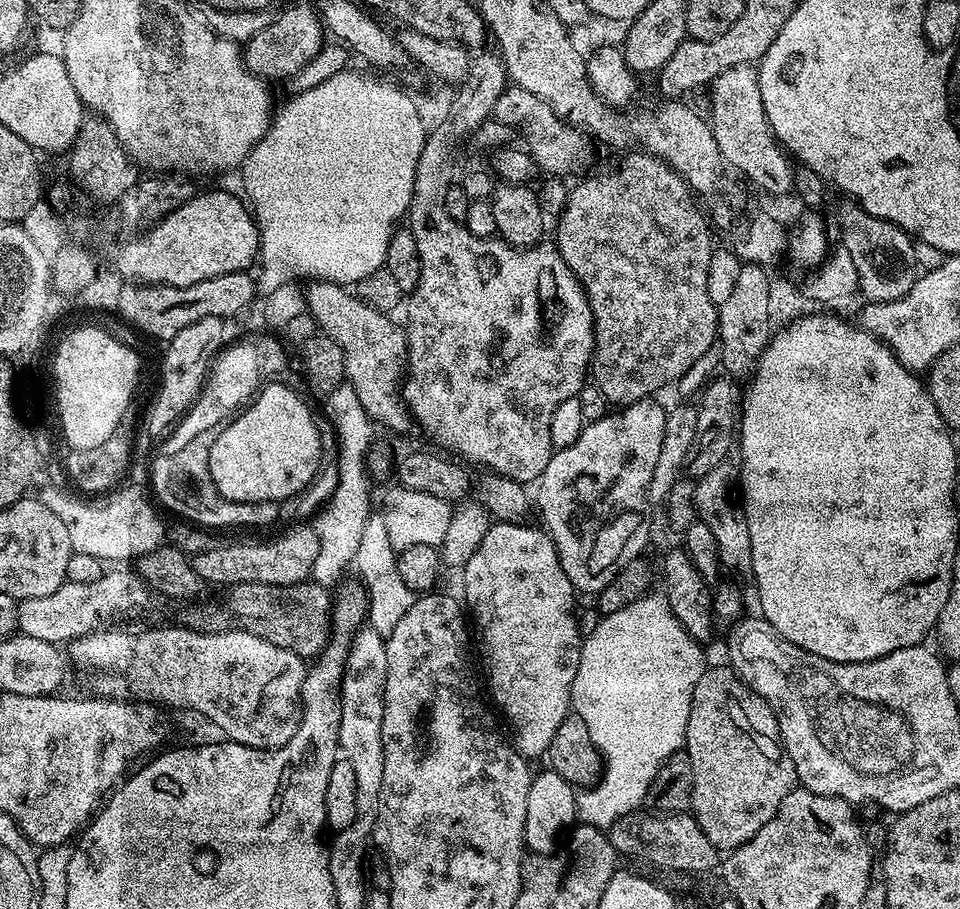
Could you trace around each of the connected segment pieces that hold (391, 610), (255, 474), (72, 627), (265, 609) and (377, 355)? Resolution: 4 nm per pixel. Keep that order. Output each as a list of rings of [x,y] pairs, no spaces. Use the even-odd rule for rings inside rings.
[[[372,514],[365,522],[362,538],[359,539],[354,568],[360,571],[360,580],[364,583],[362,588],[366,593],[366,609],[368,608],[369,618],[367,621],[371,628],[378,630],[387,638],[394,630],[394,626],[402,622],[402,614],[410,610],[414,593],[406,586],[406,582],[402,582],[402,574],[398,568],[398,554],[390,546],[383,515]]]
[[[269,382],[239,415],[229,419],[215,433],[216,441],[211,441],[208,450],[210,478],[223,496],[242,503],[262,503],[264,500],[288,502],[311,482],[318,470],[320,446],[313,409],[304,405],[302,396],[281,382]]]
[[[108,570],[108,571],[105,571],[104,576],[102,578],[98,578],[98,582],[65,582],[65,584],[63,584],[62,586],[58,586],[58,590],[54,590],[54,594],[46,594],[46,598],[30,598],[29,600],[19,601],[19,604],[18,604],[18,628],[19,628],[19,631],[21,633],[23,633],[23,635],[25,635],[25,636],[33,636],[34,638],[42,638],[42,642],[50,642],[51,644],[60,646],[60,645],[63,645],[65,642],[69,642],[74,639],[82,638],[83,635],[90,635],[92,632],[100,630],[102,628],[102,626],[111,625],[113,622],[116,622],[116,621],[111,622],[111,620],[116,620],[119,618],[119,616],[140,616],[140,615],[142,615],[143,612],[147,610],[148,603],[150,603],[152,600],[151,595],[153,596],[153,593],[150,591],[148,585],[145,584],[143,578],[136,575],[135,571],[128,570],[128,572],[112,572],[112,570]]]
[[[242,582],[241,584],[231,585],[231,587],[229,587],[227,589],[227,591],[225,591],[225,592],[228,592],[228,593],[225,594],[224,601],[222,601],[221,604],[200,604],[200,603],[197,603],[195,606],[192,606],[192,607],[197,606],[197,608],[192,608],[192,609],[189,610],[188,619],[186,619],[187,626],[189,628],[199,629],[202,632],[224,632],[224,631],[234,631],[236,629],[240,629],[242,631],[249,631],[250,634],[257,635],[258,638],[264,638],[266,640],[266,642],[274,643],[274,645],[276,645],[276,646],[284,647],[288,651],[293,651],[294,654],[296,654],[296,655],[298,655],[300,657],[303,657],[303,658],[316,658],[316,657],[319,657],[320,653],[323,652],[324,647],[326,647],[328,645],[328,641],[330,639],[330,633],[332,631],[332,609],[334,607],[334,596],[333,596],[333,593],[331,591],[329,591],[329,589],[327,587],[324,587],[324,586],[322,586],[320,584],[315,584],[313,582],[305,582],[303,584],[291,584],[290,586],[270,586],[269,584],[263,584],[262,582]]]
[[[329,280],[309,284],[306,311],[316,319],[323,335],[334,338],[334,342],[342,346],[347,379],[357,391],[369,419],[392,432],[413,427],[414,421],[398,391],[408,366],[407,331],[401,325],[399,328],[389,313],[370,306],[345,285],[331,284]]]

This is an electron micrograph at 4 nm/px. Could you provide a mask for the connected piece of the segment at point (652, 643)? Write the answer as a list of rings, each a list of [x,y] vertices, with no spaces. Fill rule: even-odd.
[[[649,594],[643,596],[641,600],[630,602],[617,612],[607,613],[603,617],[604,621],[593,630],[592,633],[583,637],[580,645],[580,661],[578,662],[578,674],[574,674],[574,686],[572,687],[572,707],[571,711],[586,722],[586,730],[590,730],[590,736],[594,738],[596,749],[600,751],[602,757],[602,775],[595,784],[585,787],[576,797],[576,814],[581,824],[593,824],[605,830],[611,829],[615,820],[621,820],[623,816],[630,816],[641,807],[643,800],[649,799],[652,783],[658,774],[660,767],[666,763],[673,754],[684,748],[684,739],[686,738],[686,726],[690,718],[690,706],[694,698],[694,686],[698,686],[698,678],[702,678],[706,667],[704,661],[704,652],[701,641],[696,640],[678,622],[678,618],[672,612],[672,607],[668,601],[660,594]]]

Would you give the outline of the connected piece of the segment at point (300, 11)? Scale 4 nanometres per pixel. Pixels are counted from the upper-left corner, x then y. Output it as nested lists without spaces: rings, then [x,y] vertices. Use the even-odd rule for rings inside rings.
[[[296,4],[285,12],[277,11],[270,24],[243,45],[244,65],[265,81],[283,81],[302,70],[302,66],[306,66],[306,62],[310,62],[310,58],[314,58],[314,54],[318,54],[325,43],[326,29],[321,21],[321,13],[315,7],[312,9],[304,4]]]

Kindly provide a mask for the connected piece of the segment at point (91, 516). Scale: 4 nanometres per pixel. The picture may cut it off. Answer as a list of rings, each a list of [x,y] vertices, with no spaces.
[[[136,458],[130,465],[130,475],[126,483],[117,487],[107,498],[75,500],[56,488],[48,488],[42,493],[42,499],[46,506],[50,506],[50,510],[58,514],[58,518],[62,518],[62,526],[66,526],[66,534],[70,534],[73,552],[94,554],[94,558],[105,562],[132,562],[147,552],[155,552],[165,543],[164,524],[156,513],[157,505],[150,499],[149,484],[149,465]]]

